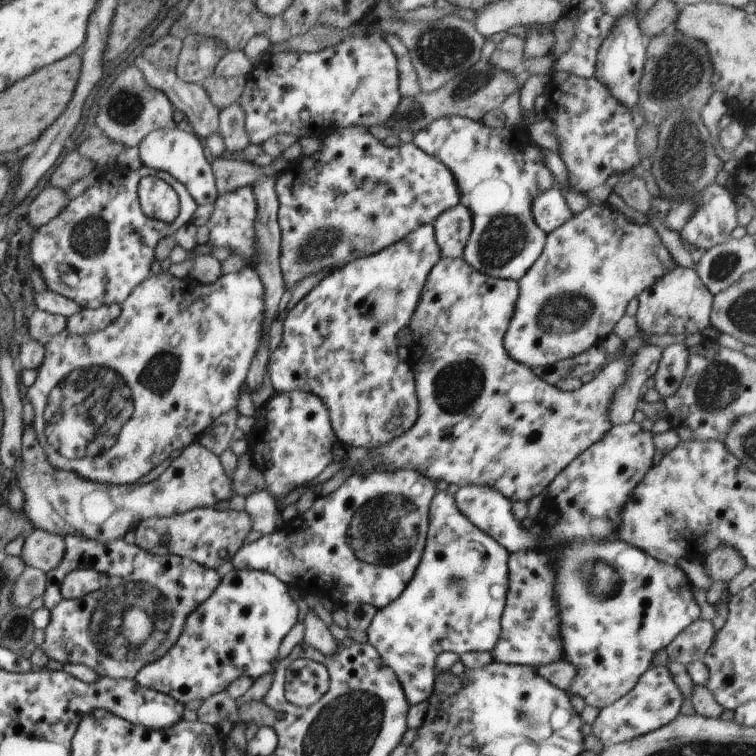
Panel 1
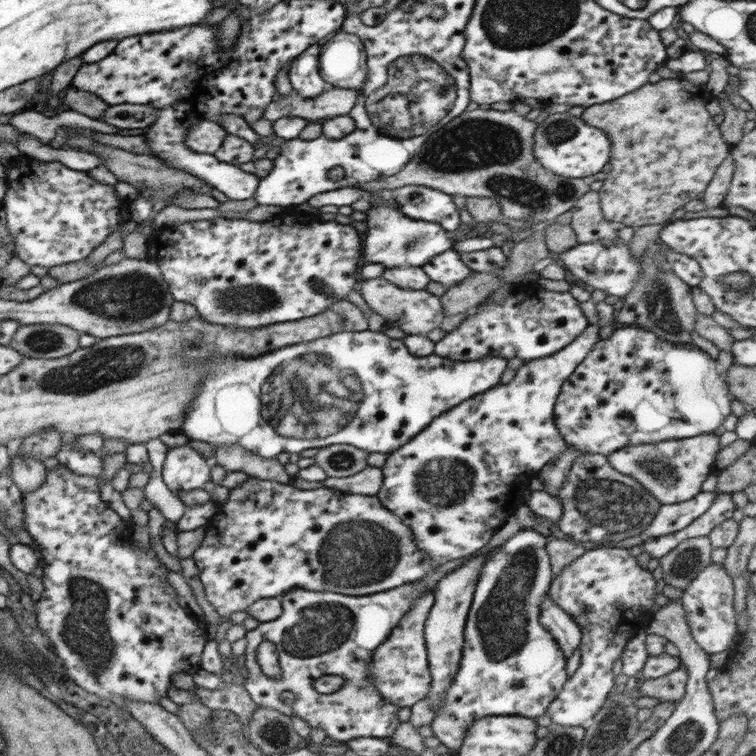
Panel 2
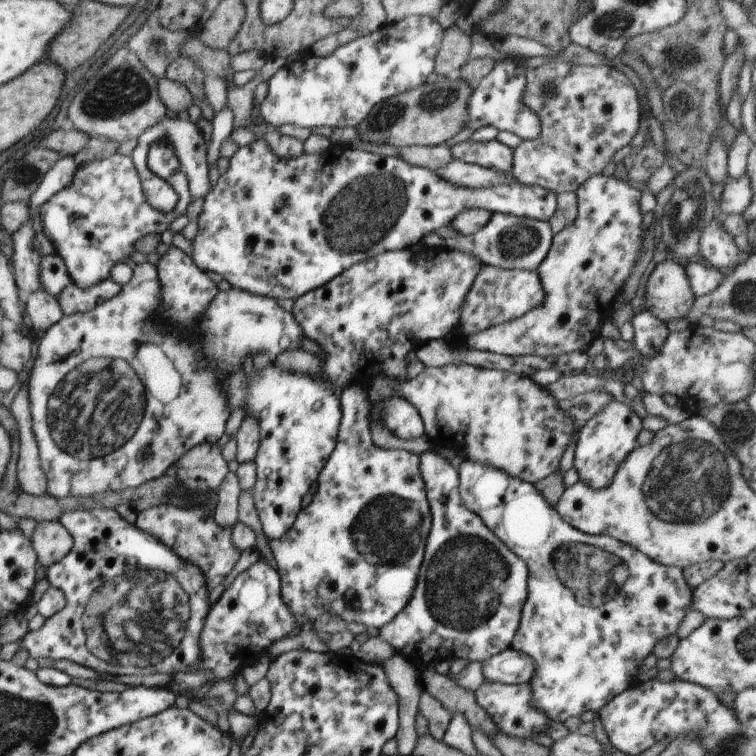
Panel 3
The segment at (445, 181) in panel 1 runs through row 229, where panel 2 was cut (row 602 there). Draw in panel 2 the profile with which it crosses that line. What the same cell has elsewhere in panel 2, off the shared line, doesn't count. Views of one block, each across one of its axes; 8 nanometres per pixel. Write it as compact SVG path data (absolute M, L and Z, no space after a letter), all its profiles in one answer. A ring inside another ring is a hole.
M406 584L392 588L384 592L376 592L370 596L348 596L336 592L314 592L302 588L291 589L280 597L282 613L276 620L260 623L255 630L247 631L245 649L246 656L246 682L243 684L250 698L258 707L276 709L288 717L292 715L308 721L312 727L320 727L326 731L326 736L332 740L348 742L349 740L373 736L386 739L392 737L393 732L401 724L398 714L400 706L392 701L384 699L382 693L376 689L368 674L372 674L370 660L375 651L391 636L391 632L403 617L417 604L417 599L426 594L433 594L435 588L428 588L426 584ZM265 641L274 645L278 665L280 665L279 676L271 678L262 672L257 662L257 647ZM322 675L342 676L346 683L340 690L329 695L314 693L314 681ZM282 692L293 692L296 699L292 704L285 704L279 695Z

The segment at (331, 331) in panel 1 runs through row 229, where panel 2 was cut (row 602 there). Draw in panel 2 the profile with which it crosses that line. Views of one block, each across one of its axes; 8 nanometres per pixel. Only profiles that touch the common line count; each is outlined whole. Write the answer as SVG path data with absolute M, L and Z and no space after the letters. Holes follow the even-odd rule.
M426 594L417 599L417 604L403 617L398 626L391 632L391 636L385 641L370 660L372 679L376 689L382 693L384 699L392 701L401 708L411 708L416 702L428 696L430 692L430 667L428 667L427 647L425 646L425 621L432 609L435 596Z

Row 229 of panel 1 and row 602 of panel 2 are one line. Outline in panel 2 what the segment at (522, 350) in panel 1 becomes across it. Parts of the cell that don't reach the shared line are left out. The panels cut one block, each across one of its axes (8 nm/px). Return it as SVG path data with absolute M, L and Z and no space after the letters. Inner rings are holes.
M600 547L595 549L587 549L584 551L582 556L578 556L572 564L568 564L562 575L560 577L554 578L552 585L550 586L548 594L555 601L555 604L558 604L575 622L578 624L581 630L581 652L582 657L580 658L579 667L576 669L576 672L568 677L568 680L565 682L560 694L556 696L556 698L552 699L551 704L548 706L545 715L549 716L552 719L552 724L556 726L586 726L592 721L592 718L600 711L600 708L605 704L606 699L612 690L612 686L614 686L614 672L612 668L614 668L614 662L621 658L624 646L628 643L630 638L633 638L638 631L646 624L645 617L651 617L652 605L655 605L654 597L656 595L655 592L656 582L654 580L653 575L649 572L648 569L643 569L638 565L638 561L636 561L636 557L631 556L628 548L626 547Z

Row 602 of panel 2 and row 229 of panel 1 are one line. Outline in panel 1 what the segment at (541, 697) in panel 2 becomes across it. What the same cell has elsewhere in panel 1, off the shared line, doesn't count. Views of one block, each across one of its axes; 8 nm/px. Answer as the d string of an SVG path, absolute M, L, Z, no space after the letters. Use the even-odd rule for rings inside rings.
M460 116L443 117L432 122L428 128L420 130L420 132L414 136L413 144L425 154L440 160L440 162L446 166L446 169L451 174L454 174L454 180L456 180L458 190L460 190L461 193L460 203L464 204L464 206L472 212L472 232L463 251L463 258L466 262L468 262L468 265L472 266L475 270L482 272L482 274L486 274L487 276L514 281L522 279L524 274L530 270L530 268L534 265L534 262L537 262L538 258L542 255L547 238L547 235L536 225L532 216L532 200L534 200L540 192L543 192L544 190L551 190L556 187L555 177L552 175L552 172L544 166L544 162L542 162L542 158L540 158L540 156L542 156L542 150L540 150L540 147L530 139L530 135L525 127L515 127L510 128L510 130L505 127L489 128L488 126L484 126L481 121L474 122L474 120Z

